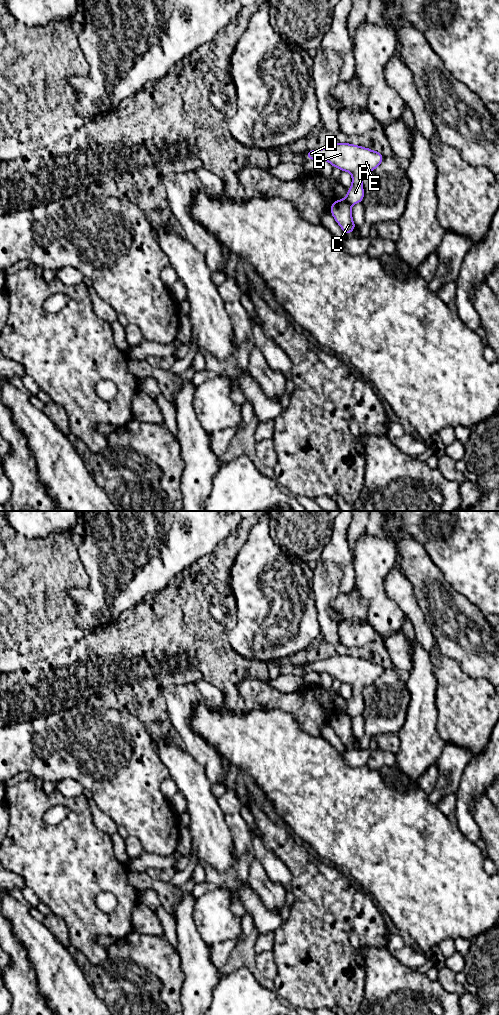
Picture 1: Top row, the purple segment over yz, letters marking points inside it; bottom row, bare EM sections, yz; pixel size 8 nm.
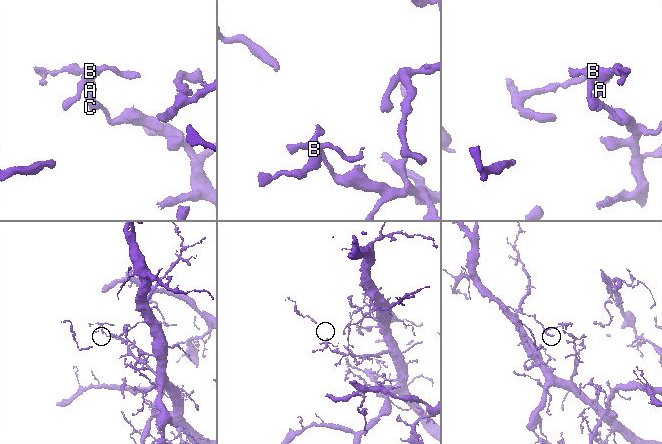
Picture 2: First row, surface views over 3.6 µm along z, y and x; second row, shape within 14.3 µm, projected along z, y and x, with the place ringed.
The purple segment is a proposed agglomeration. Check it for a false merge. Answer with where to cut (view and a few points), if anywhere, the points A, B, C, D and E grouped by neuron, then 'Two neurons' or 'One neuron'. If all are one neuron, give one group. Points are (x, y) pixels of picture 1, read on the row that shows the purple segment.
Split along yz (344, 199), (351, 205). Groups: A B D E / C. Two neurons

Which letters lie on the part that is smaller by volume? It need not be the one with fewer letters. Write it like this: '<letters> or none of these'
A, B, D, E

